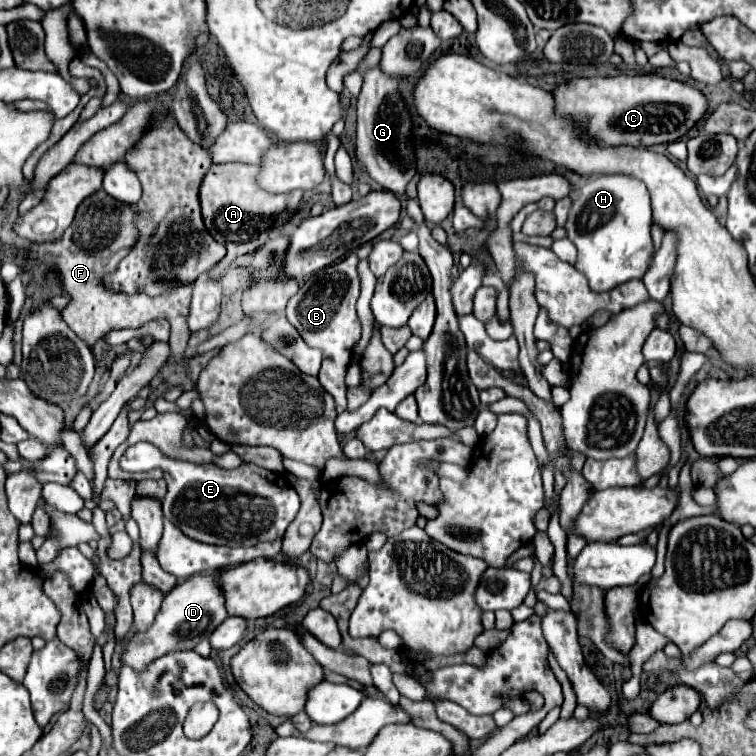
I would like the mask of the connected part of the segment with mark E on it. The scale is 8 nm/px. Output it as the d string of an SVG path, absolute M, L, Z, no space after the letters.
M150 443L132 445L120 465L126 471L162 467L164 479L168 481L168 497L162 501L164 517L200 543L250 547L262 541L274 541L284 535L300 509L300 497L286 473L274 473L258 465L244 463L228 471L216 463L196 465L190 461L174 461L164 457Z

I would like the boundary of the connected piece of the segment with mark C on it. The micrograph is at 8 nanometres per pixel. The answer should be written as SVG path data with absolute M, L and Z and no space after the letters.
M662 75L570 79L568 83L558 85L552 95L556 113L582 121L588 135L594 137L600 147L650 147L658 143L672 143L684 137L686 131L706 113L706 97L698 89Z

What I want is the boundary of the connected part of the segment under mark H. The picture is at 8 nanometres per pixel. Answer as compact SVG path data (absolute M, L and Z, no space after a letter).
M618 173L588 179L588 183L574 195L566 231L568 239L578 249L574 267L586 275L590 289L610 291L620 283L644 277L654 255L650 223L650 193L642 181Z

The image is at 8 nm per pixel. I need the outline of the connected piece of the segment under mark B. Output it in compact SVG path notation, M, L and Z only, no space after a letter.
M352 253L346 259L328 265L324 271L310 275L302 285L300 291L288 301L286 317L296 327L300 337L310 345L322 351L324 361L318 375L320 385L334 397L336 411L346 411L346 369L352 359L352 349L360 341L362 329L360 319L356 315L356 299L360 293L360 277L356 271L358 257Z

